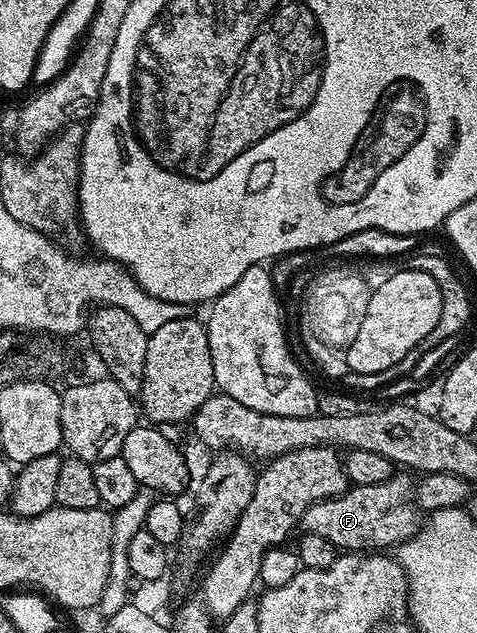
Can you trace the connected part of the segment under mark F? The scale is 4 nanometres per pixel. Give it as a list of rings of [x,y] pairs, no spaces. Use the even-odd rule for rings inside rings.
[[[395,473],[379,485],[350,486],[333,499],[313,503],[303,513],[300,526],[304,534],[324,537],[345,553],[381,553],[407,542],[419,526],[415,502],[415,479],[409,473]],[[405,474],[405,475],[401,475]],[[305,527],[305,528],[304,528]]]

